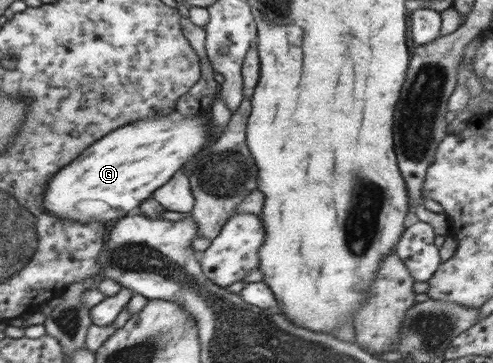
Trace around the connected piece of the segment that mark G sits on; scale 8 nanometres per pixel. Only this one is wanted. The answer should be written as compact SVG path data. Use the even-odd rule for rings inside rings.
M199 113L189 116L179 114L167 116L151 116L131 124L116 128L87 147L75 160L61 167L47 183L43 197L43 206L47 212L65 220L76 220L77 223L103 222L111 225L128 214L136 212L140 204L162 187L186 162L208 147L219 135L213 131L212 125L207 127L203 115Z

